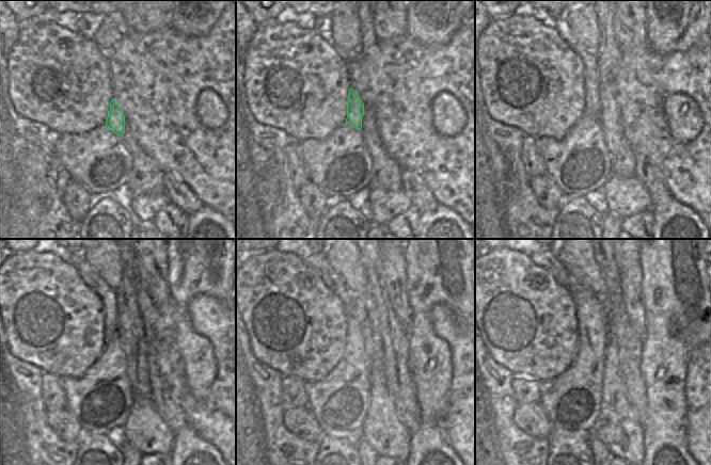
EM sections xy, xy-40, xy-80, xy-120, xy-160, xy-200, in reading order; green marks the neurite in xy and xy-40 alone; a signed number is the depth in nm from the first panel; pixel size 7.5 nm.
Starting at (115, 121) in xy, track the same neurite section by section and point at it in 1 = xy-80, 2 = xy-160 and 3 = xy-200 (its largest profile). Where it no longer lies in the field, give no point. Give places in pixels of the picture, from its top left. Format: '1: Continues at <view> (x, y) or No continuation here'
1: Continues at xy-80 (591, 105)
2: Continues at xy-160 (329, 276)
3: Continues at xy-200 (549, 260)

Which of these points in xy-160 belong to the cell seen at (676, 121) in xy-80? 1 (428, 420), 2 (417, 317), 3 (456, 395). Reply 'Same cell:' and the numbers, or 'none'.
Same cell: 1, 2

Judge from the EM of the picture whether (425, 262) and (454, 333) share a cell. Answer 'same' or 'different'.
different

